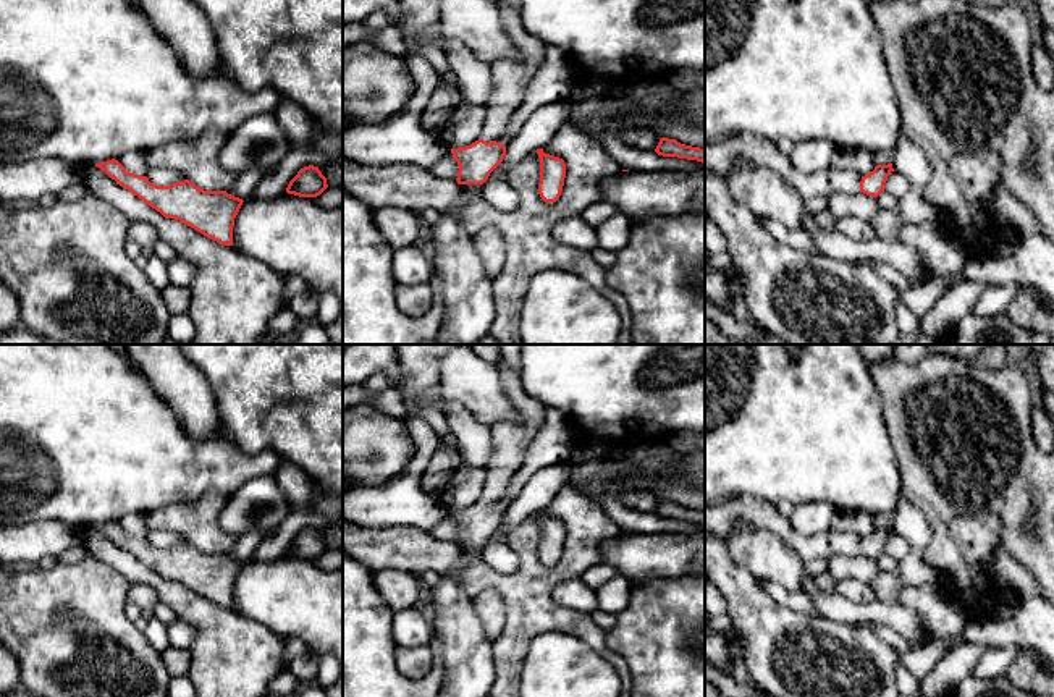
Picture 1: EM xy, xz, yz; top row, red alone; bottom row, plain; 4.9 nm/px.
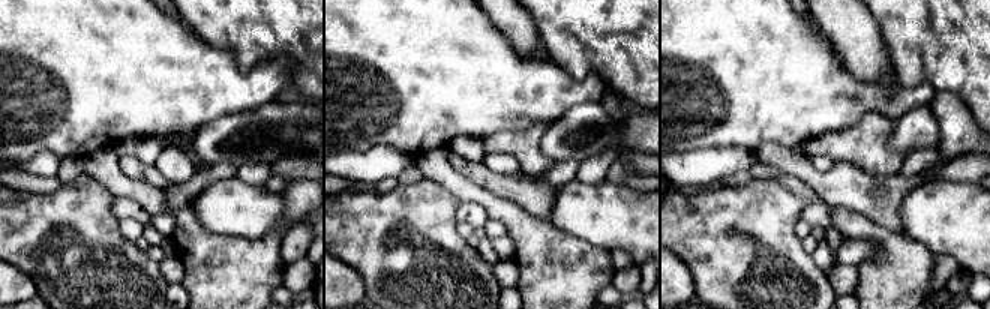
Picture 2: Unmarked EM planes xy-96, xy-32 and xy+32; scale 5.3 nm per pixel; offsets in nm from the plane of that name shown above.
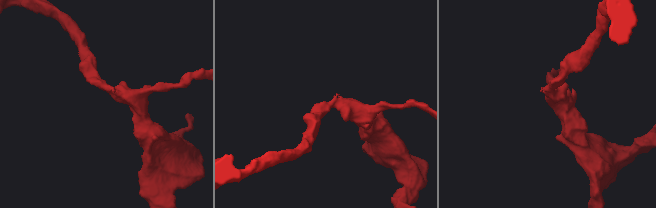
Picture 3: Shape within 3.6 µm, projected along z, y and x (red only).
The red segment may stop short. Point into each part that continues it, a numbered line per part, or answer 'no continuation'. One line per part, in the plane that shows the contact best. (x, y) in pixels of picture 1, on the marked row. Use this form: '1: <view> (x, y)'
1: xz (511, 76)

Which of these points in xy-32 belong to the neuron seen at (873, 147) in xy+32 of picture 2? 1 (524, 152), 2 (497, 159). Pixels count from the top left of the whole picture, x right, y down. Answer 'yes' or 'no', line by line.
1: yes
2: no

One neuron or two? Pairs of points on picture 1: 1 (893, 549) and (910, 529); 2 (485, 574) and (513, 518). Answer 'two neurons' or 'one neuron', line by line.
1: two neurons
2: two neurons

